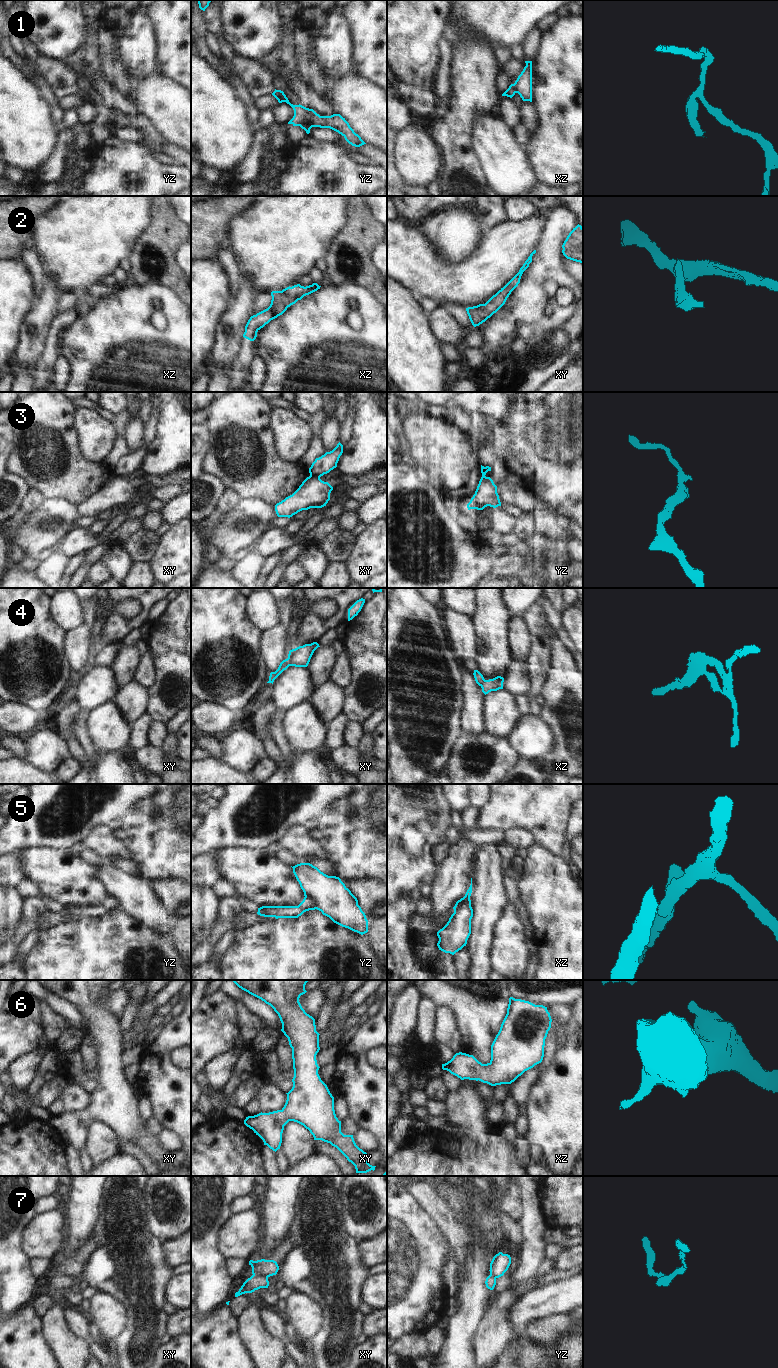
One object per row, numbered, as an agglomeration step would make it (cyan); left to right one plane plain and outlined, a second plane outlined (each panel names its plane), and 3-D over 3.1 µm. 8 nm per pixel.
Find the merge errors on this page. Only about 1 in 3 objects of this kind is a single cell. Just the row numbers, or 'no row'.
1, 3, 5, 7

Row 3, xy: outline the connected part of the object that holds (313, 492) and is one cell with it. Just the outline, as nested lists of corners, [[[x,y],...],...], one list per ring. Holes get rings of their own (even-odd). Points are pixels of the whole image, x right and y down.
[[[307,477],[290,496],[275,505],[278,517],[292,517],[302,510],[322,508],[330,500],[333,487],[318,477]]]

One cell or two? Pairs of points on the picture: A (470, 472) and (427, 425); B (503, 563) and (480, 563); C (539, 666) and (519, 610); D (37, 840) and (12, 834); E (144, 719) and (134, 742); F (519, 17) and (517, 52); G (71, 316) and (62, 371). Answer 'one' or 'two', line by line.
A: one
B: two
C: two
D: one
E: one
F: two
G: two

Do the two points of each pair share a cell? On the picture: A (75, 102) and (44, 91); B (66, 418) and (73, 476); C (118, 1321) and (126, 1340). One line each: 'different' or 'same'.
A: different
B: same
C: different

